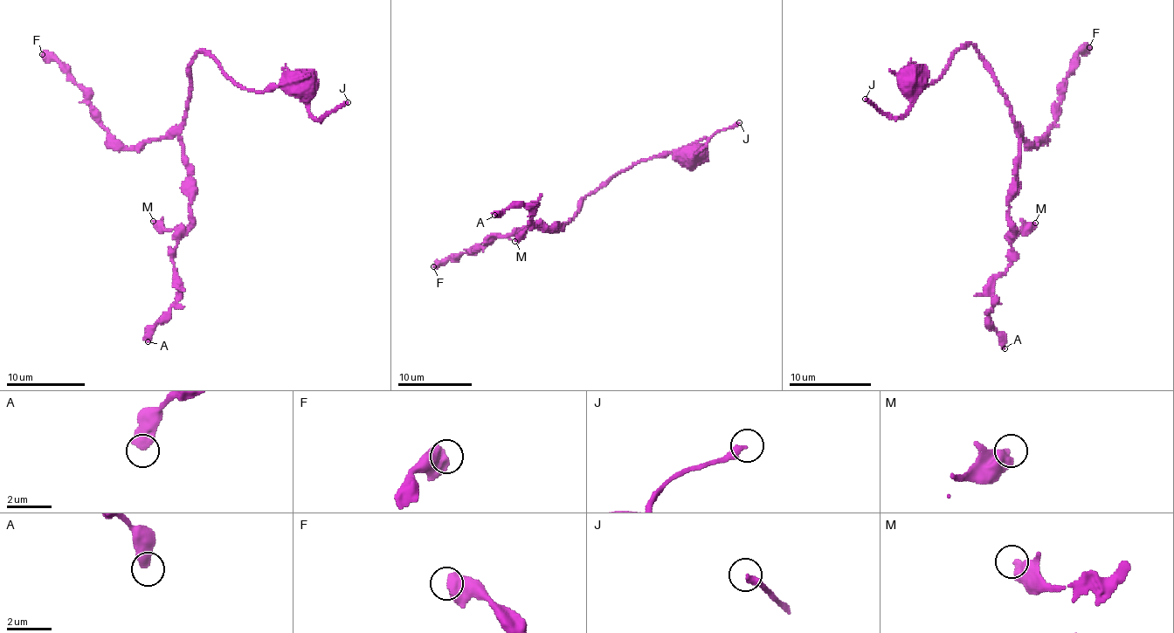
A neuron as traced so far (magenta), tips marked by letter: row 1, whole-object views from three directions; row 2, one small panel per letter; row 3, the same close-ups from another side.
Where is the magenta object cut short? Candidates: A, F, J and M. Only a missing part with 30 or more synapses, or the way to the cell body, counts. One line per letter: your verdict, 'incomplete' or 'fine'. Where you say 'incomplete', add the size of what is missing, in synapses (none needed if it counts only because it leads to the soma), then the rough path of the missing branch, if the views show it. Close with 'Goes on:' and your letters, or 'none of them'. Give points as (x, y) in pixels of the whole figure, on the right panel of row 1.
A: fine
F: fine
J: incomplete; about 450 synapses
M: fine
Goes on: J

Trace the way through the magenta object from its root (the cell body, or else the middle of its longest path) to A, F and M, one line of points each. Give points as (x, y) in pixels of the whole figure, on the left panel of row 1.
A: (306, 83), (248, 91), (211, 57), (196, 55), (180, 134), (190, 227), (172, 258), (180, 300), (148, 341)
F: (306, 83), (241, 89), (200, 51), (184, 119), (164, 136), (123, 147), (89, 96), (42, 54)
M: (306, 83), (241, 89), (200, 51), (189, 66), (192, 90), (180, 134), (191, 221), (168, 229), (153, 221)

